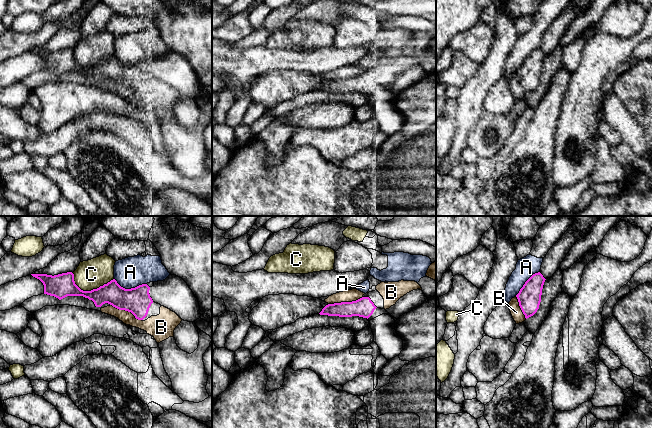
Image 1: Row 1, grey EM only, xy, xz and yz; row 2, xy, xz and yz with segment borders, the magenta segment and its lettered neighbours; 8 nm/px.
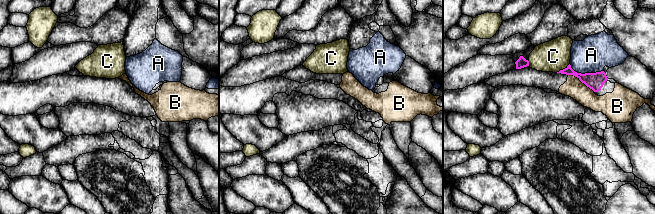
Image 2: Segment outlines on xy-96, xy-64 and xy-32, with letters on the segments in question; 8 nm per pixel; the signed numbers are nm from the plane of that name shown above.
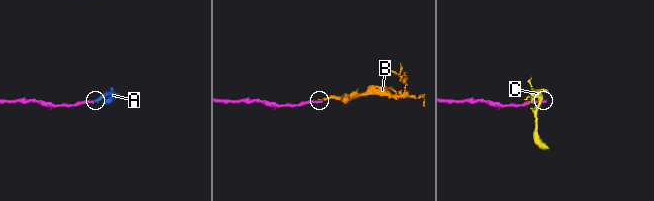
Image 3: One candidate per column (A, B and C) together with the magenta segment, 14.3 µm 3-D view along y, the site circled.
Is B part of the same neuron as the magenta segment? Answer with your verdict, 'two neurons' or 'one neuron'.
one neuron

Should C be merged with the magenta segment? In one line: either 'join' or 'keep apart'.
keep apart

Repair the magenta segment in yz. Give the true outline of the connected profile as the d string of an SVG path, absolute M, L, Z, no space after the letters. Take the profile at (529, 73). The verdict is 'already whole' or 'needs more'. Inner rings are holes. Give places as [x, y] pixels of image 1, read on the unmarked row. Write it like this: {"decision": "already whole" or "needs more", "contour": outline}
{"decision": "needs more", "contour": "M540 48L533 50L509 78L510 88L516 100L524 98L539 85L545 56Z"}

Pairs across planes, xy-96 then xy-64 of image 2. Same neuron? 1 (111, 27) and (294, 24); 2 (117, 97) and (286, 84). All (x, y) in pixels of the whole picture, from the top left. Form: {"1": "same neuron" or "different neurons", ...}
{"1": "different neurons", "2": "same neuron"}

